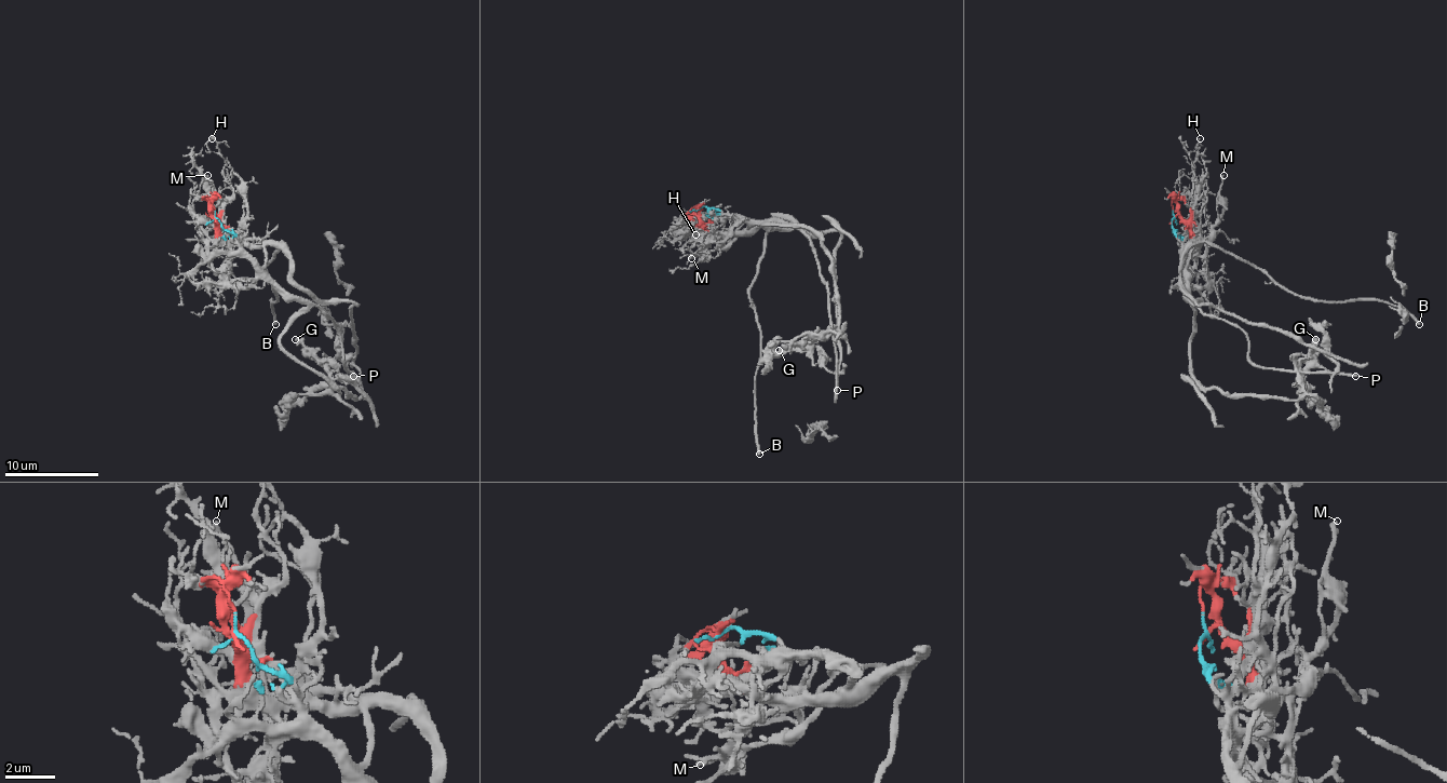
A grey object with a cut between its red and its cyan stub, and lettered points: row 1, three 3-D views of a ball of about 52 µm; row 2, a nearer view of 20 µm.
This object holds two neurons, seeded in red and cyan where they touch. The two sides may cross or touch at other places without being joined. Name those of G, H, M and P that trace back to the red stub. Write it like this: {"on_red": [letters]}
{"on_red": ["H", "M"]}

